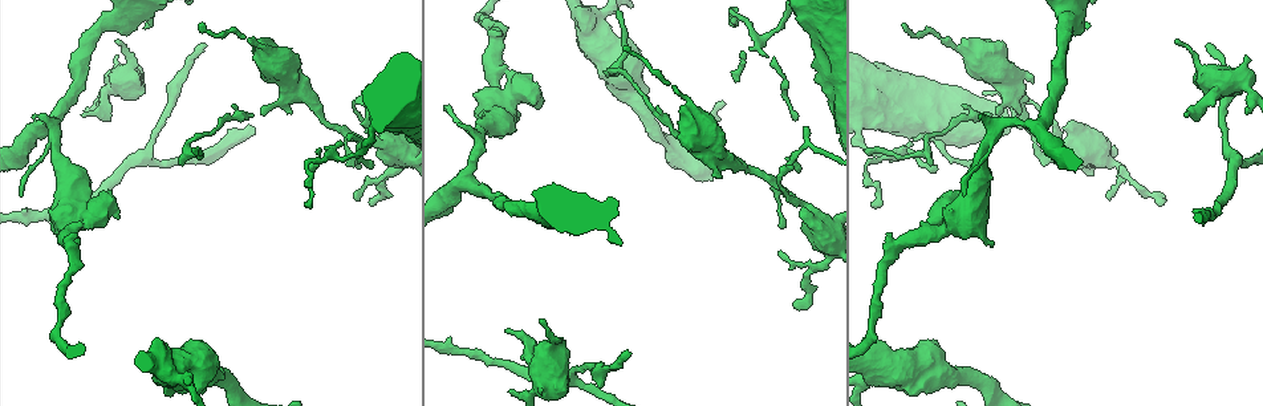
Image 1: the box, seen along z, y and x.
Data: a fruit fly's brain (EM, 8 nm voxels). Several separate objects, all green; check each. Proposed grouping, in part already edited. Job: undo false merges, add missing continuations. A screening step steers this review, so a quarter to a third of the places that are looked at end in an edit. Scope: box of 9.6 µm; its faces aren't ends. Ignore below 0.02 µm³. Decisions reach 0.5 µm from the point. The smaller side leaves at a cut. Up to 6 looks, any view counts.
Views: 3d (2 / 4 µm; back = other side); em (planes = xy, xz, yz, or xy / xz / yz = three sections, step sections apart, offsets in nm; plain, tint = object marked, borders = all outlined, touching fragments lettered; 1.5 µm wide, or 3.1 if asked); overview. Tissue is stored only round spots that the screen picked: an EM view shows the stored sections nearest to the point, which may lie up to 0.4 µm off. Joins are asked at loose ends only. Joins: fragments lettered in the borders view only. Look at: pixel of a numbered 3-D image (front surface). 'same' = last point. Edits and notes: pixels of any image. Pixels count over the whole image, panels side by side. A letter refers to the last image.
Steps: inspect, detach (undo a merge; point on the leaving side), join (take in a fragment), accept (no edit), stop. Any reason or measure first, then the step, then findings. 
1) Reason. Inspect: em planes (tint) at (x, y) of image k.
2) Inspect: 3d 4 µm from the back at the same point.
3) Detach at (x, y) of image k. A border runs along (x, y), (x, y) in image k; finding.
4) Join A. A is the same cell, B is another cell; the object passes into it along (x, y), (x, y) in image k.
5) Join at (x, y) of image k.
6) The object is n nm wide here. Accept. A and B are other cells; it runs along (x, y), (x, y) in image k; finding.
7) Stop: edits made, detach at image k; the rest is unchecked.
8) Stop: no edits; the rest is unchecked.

Branch stops here. Inspect: 3d 2 µm at (205, 43) of image 1.

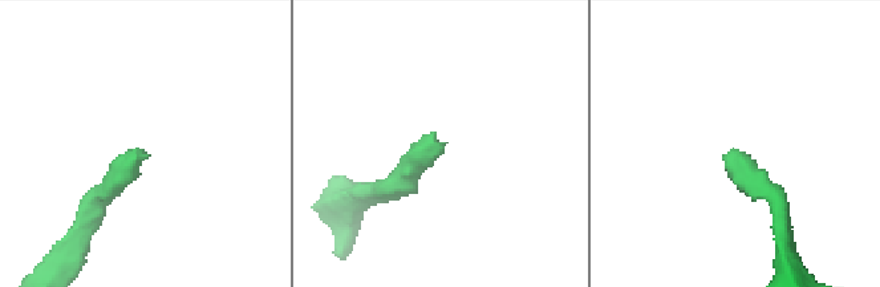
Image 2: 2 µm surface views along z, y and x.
Inspect: em planes (borders) at (139, 159) of image 2.

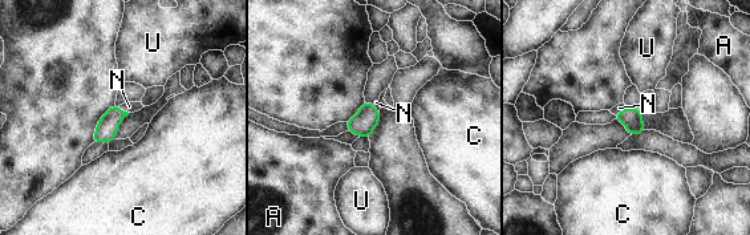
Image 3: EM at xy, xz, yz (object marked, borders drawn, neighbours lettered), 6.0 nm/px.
The object is 130 nm wide here. Join N. N is the same cell, A, C and U are other cells; the neuron continues.

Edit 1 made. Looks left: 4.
See it whole again. Inspect: overview.

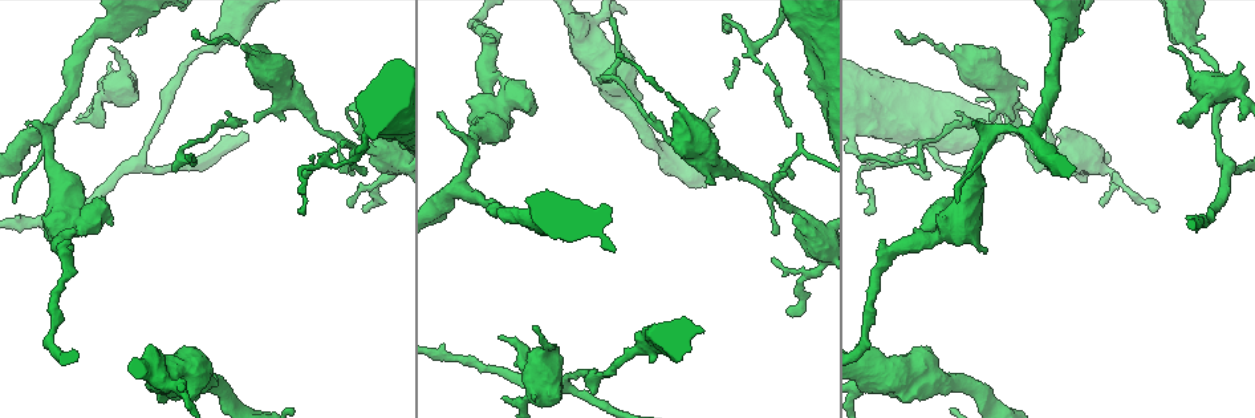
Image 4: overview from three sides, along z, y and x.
Tapers out. Inspect: em xz step 4 (borders) at (619, 53) of image 4.

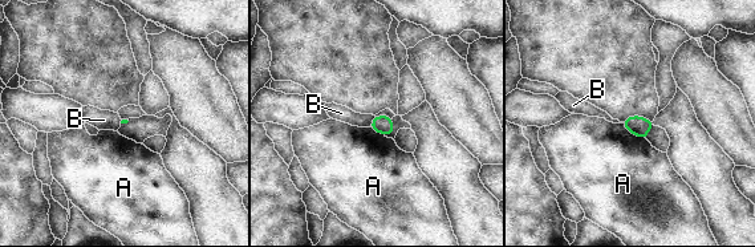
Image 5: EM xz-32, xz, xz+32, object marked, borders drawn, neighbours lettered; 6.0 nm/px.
Inspect: em planes (borders) at the same point.

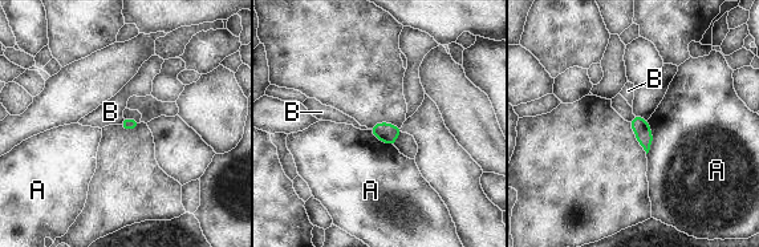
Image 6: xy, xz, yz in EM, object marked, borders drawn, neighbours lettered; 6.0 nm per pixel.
Accept. A and B are other cells; a border runs along (124, 118), (118, 124) in image 6; none of them fits.

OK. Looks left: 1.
Stop: edits made, join at image 3; the rest is unchecked.

